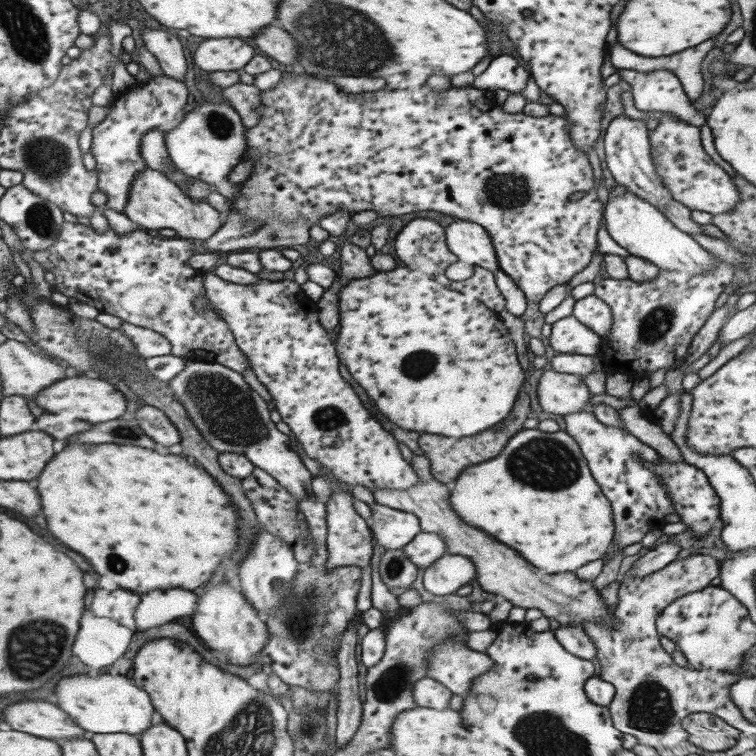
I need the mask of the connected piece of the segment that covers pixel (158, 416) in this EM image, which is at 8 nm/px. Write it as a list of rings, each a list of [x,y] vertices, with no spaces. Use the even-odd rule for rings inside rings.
[[[140,404],[134,412],[137,426],[156,444],[173,446],[179,443],[179,432],[159,409],[145,404]]]

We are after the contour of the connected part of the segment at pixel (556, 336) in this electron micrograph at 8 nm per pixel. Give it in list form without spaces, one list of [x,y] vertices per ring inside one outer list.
[[[571,315],[551,324],[548,341],[549,346],[561,354],[593,356],[600,353],[600,336]]]

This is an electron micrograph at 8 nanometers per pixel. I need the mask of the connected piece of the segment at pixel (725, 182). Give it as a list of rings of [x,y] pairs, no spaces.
[[[663,115],[658,120],[653,130],[647,130],[649,157],[671,197],[689,211],[703,211],[712,216],[731,213],[742,198],[732,178],[703,151],[699,128],[672,116]]]

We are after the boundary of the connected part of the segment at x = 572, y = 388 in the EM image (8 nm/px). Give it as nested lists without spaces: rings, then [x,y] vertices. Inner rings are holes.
[[[553,369],[543,371],[536,387],[536,397],[542,410],[561,416],[588,410],[589,396],[589,388],[582,377],[561,374]]]

